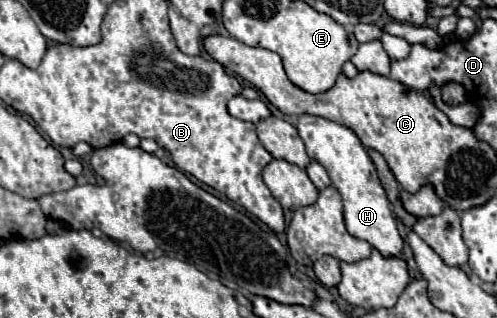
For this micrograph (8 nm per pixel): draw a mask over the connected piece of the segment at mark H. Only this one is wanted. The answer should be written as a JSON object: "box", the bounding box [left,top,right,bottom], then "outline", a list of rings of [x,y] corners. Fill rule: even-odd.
{"box":[298,114,402,256],"outline":[[[302,114],[298,116],[298,134],[306,144],[306,152],[310,160],[316,160],[322,164],[332,180],[332,186],[340,192],[342,202],[344,202],[344,222],[348,232],[354,238],[366,240],[372,244],[382,256],[400,256],[402,254],[402,238],[396,228],[394,214],[390,210],[390,202],[386,198],[386,192],[378,180],[376,168],[362,146],[360,138],[346,126],[340,126],[332,120],[312,116],[312,114]]]}

